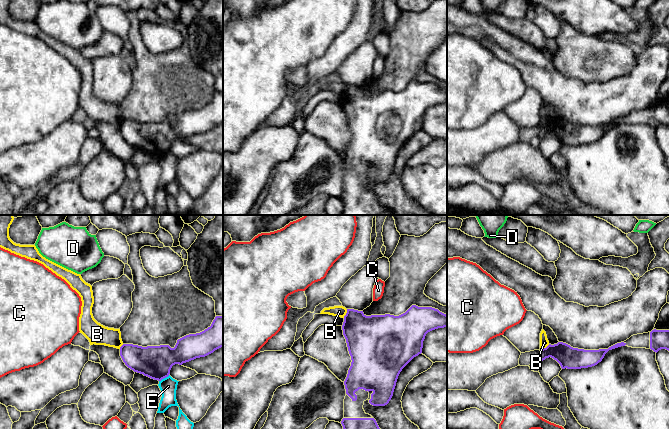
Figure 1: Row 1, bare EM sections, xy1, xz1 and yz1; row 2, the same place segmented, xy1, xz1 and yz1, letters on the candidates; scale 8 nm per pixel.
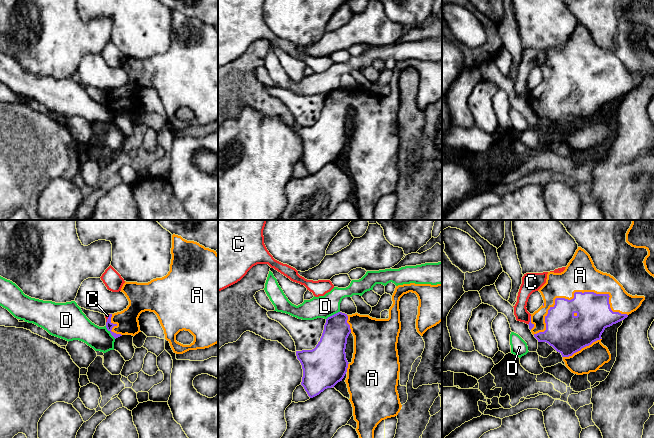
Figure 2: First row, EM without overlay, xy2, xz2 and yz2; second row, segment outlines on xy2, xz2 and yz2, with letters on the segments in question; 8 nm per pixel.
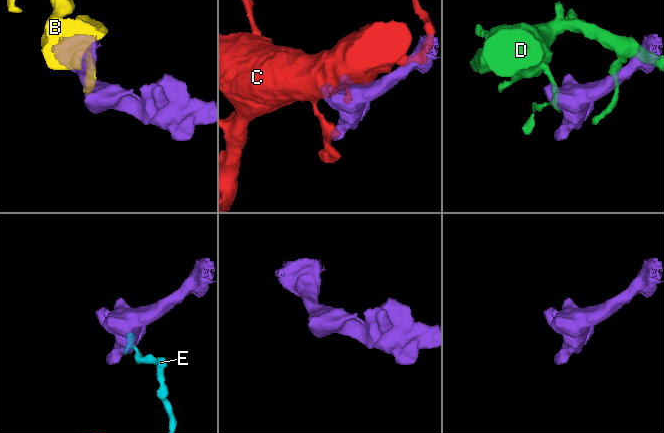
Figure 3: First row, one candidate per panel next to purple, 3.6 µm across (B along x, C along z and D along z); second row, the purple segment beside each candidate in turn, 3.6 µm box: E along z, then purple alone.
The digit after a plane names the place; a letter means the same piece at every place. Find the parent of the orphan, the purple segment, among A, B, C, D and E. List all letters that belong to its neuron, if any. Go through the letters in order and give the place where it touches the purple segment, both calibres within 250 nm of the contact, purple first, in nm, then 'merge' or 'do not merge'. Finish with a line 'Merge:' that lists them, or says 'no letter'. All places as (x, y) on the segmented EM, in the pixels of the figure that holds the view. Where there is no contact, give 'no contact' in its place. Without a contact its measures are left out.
A: contact yz2 (574, 293); calibres 280 and 280 nm; merge
B: contact yz1 (544, 348); calibres 180 and 70 nm; do not merge
C: contact yz2 (530, 320); calibres 40 and 110 nm; do not merge
D: contact xy2 (110, 332); calibres 60 and 190 nm; do not merge
E: contact xy1 (164, 377); calibres 260 and 140 nm; do not merge
Merge: A

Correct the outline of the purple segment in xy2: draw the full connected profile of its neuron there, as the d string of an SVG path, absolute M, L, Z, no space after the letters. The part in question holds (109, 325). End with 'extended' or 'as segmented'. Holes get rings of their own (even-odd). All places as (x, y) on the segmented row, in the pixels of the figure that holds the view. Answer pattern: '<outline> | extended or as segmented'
M172 235L170 271L162 278L148 283L126 282L121 288L129 305L121 312L110 314L106 328L116 339L122 335L135 336L140 331L138 318L142 312L154 312L164 330L165 339L174 353L205 349L218 343L218 254L194 241ZM180 331L189 331L194 336L190 345L176 341Z | extended

